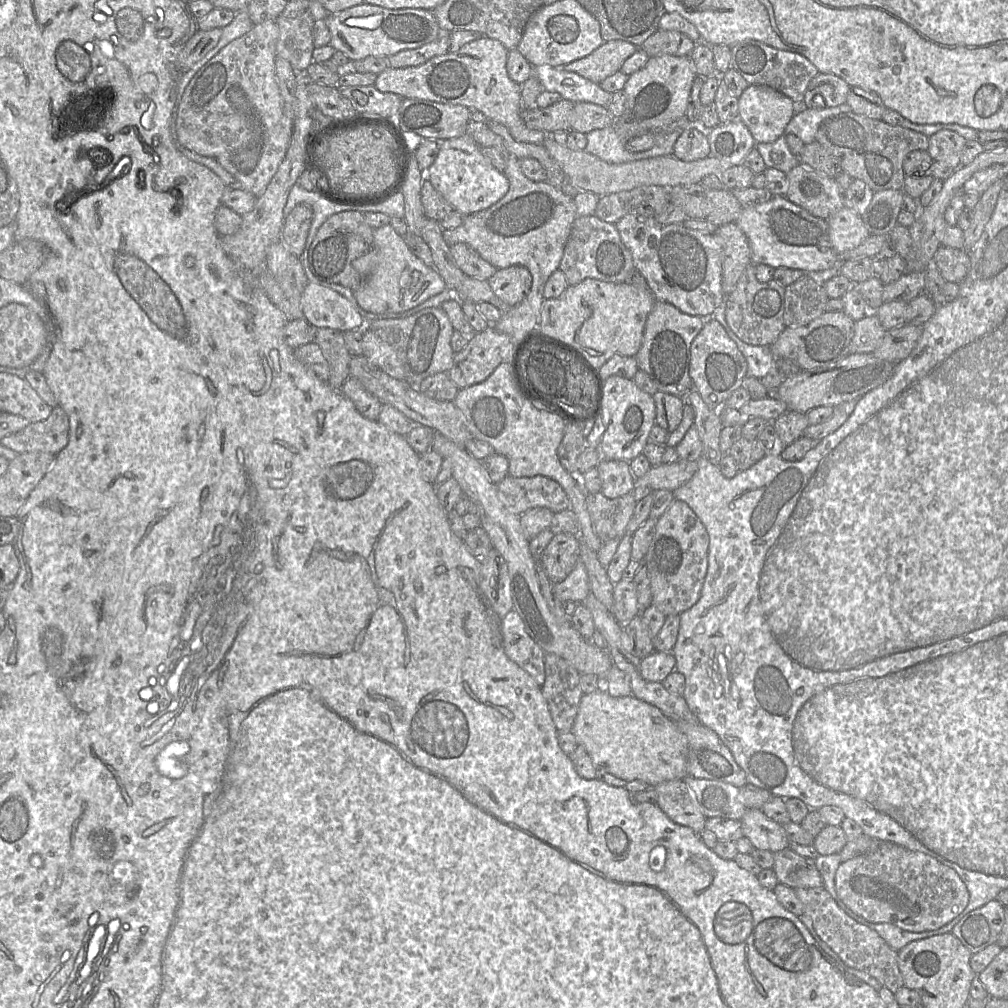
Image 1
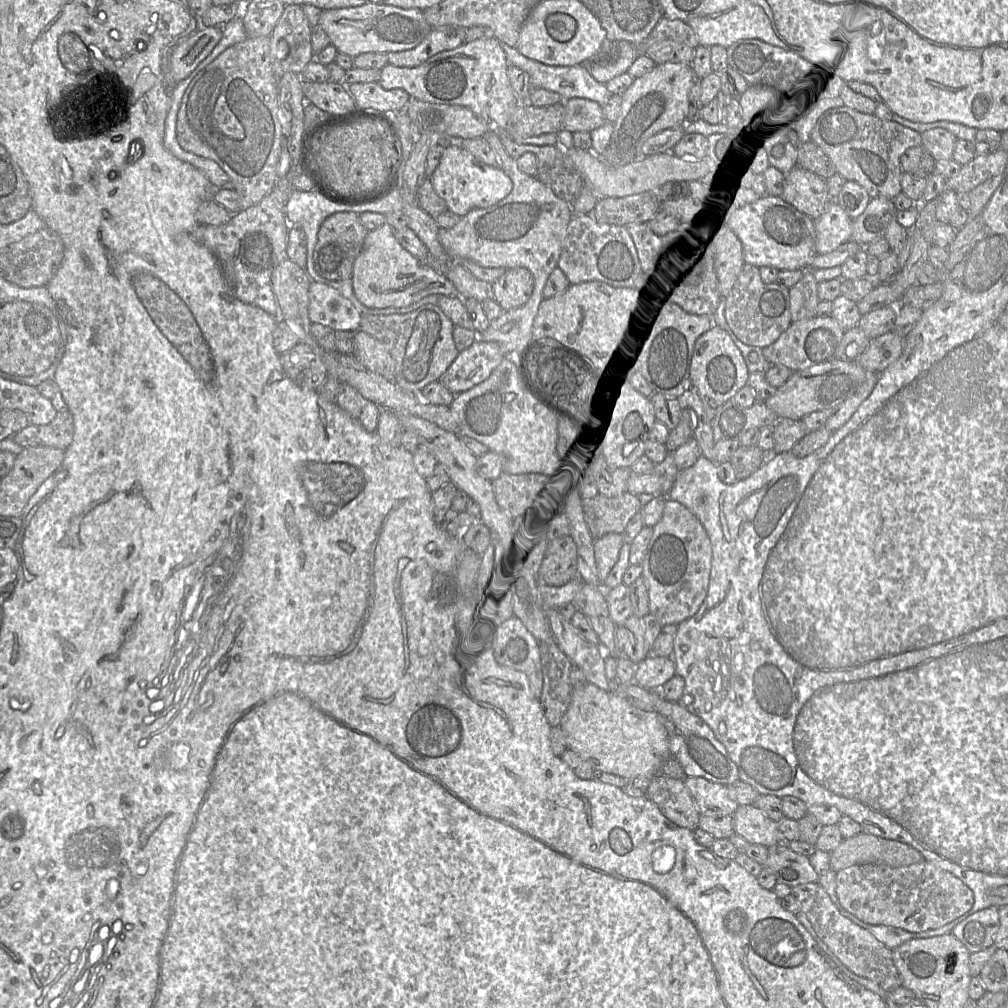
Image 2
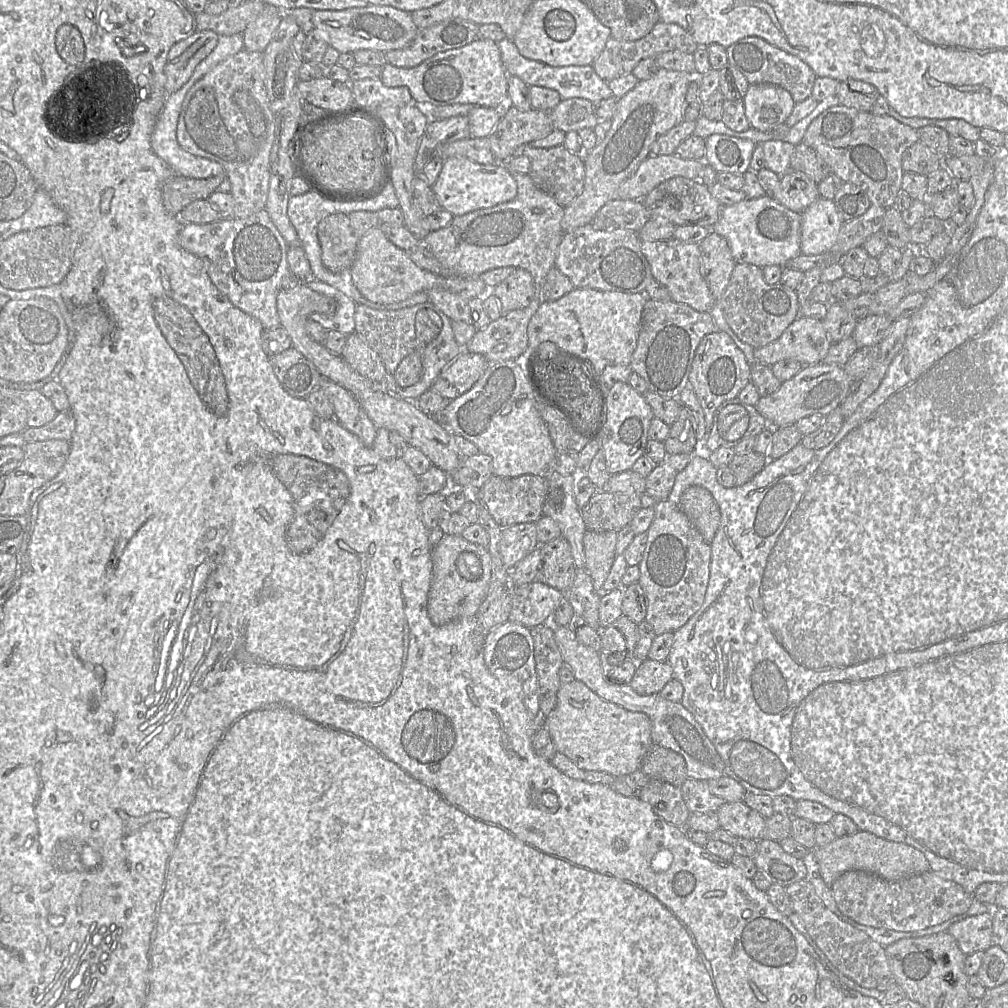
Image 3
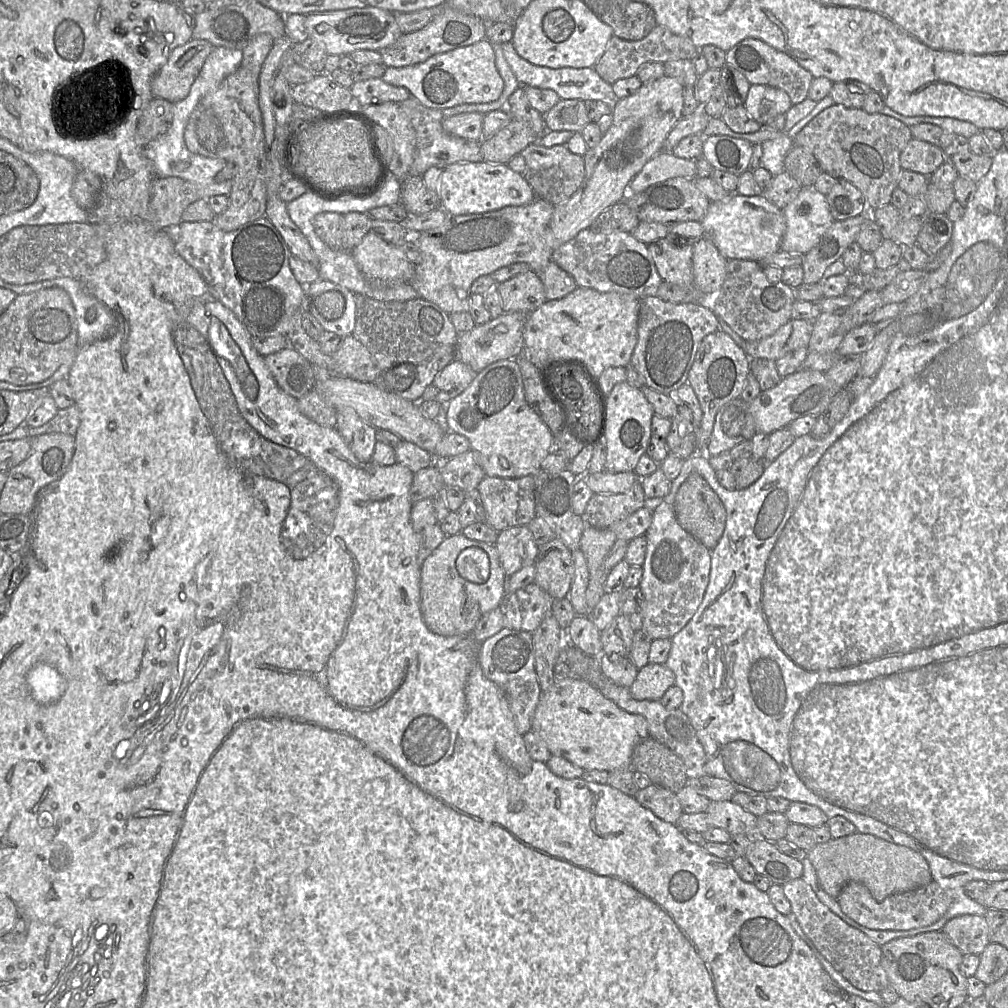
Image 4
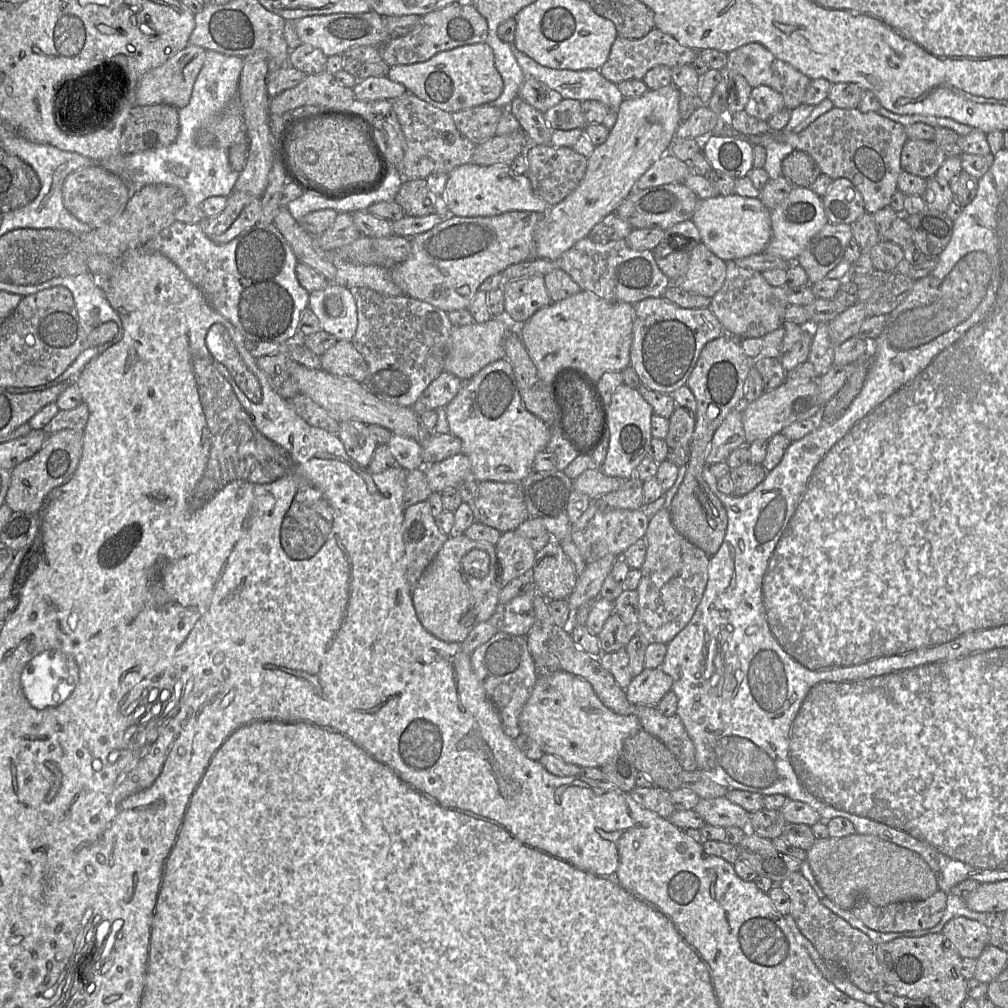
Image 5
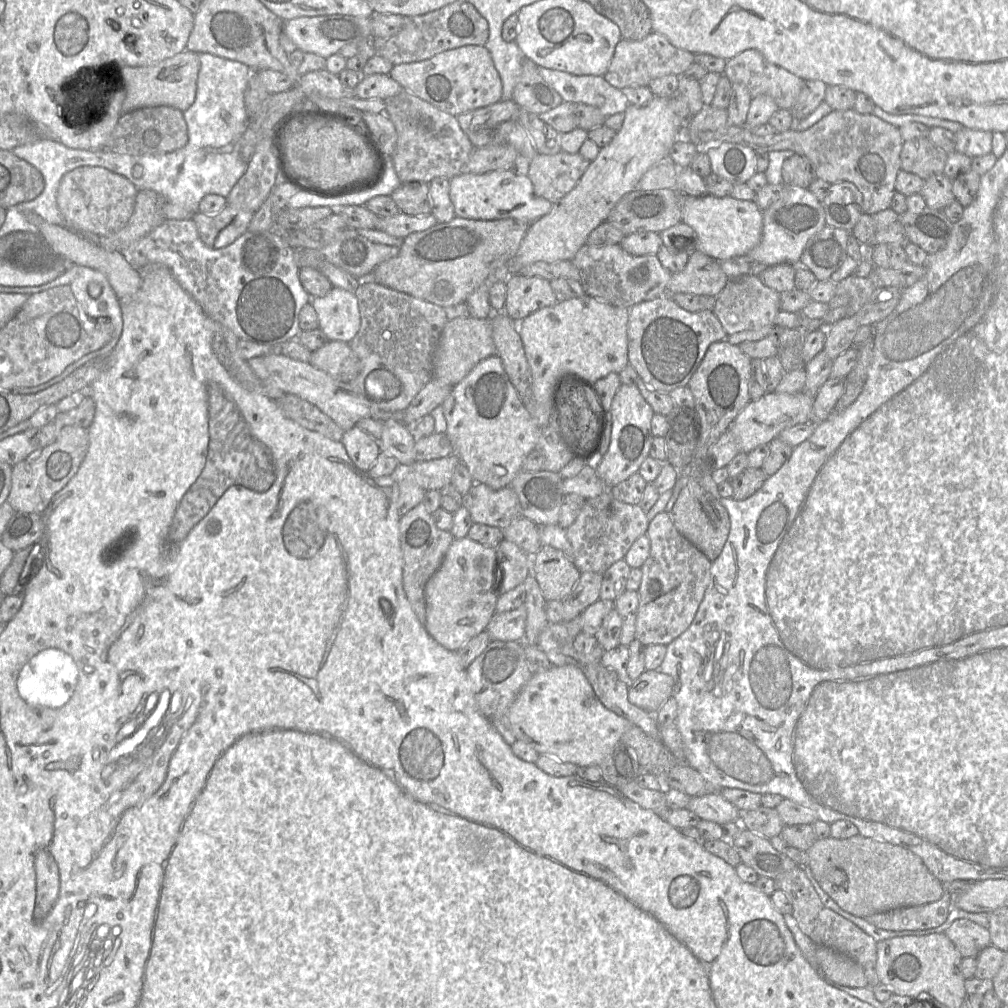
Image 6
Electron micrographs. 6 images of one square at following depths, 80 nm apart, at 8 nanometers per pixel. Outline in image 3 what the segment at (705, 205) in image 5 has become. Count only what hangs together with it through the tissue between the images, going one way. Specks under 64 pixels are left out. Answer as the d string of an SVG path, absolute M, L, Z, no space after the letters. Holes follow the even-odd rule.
M764 195L755 199L744 199L723 206L719 219L711 231L725 238L736 263L748 263L763 268L767 265L785 265L801 253L801 214L794 212Z

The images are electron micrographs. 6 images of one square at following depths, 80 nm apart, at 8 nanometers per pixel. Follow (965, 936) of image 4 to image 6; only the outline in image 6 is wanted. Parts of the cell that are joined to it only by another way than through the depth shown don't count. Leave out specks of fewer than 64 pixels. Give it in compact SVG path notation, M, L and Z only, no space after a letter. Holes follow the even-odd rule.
M967 919L955 920L944 933L963 958L977 958L991 945L989 929Z

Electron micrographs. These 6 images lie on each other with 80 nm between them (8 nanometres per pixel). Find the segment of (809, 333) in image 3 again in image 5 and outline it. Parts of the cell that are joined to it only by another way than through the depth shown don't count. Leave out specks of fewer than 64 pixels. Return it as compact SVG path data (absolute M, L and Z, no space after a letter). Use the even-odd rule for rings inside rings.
M784 322L777 330L759 337L740 340L740 345L751 361L760 357L781 358L799 342L806 326Z

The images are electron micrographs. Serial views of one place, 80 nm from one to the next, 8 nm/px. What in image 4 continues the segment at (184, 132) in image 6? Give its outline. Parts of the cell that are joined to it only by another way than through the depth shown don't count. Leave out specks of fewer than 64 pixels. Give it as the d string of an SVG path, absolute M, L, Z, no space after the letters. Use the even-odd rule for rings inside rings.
M153 98L138 119L135 134L137 144L145 148L151 141L165 134L171 126L173 114L173 103Z

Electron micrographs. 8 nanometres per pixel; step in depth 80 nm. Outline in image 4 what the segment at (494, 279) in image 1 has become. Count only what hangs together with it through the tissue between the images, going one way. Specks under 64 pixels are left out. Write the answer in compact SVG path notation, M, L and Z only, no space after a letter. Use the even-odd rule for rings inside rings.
M529 270L496 285L504 313L529 314L547 301L541 275Z

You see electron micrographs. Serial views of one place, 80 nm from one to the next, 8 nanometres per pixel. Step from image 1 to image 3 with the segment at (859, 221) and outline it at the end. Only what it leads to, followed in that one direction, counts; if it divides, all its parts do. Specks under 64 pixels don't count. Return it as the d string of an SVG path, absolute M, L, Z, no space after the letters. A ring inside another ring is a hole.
M819 197L801 213L801 253L828 252L836 243L843 223L833 199Z

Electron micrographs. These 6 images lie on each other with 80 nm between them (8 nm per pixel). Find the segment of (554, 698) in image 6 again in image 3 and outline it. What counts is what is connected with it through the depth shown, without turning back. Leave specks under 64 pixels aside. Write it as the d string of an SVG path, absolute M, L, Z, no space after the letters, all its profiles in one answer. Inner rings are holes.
M577 679L561 685L556 706L545 717L544 727L549 731L557 751L567 756L578 767L584 770L605 771L614 776L625 776L639 770L643 756L653 745L651 720L645 713L630 711L603 699Z

